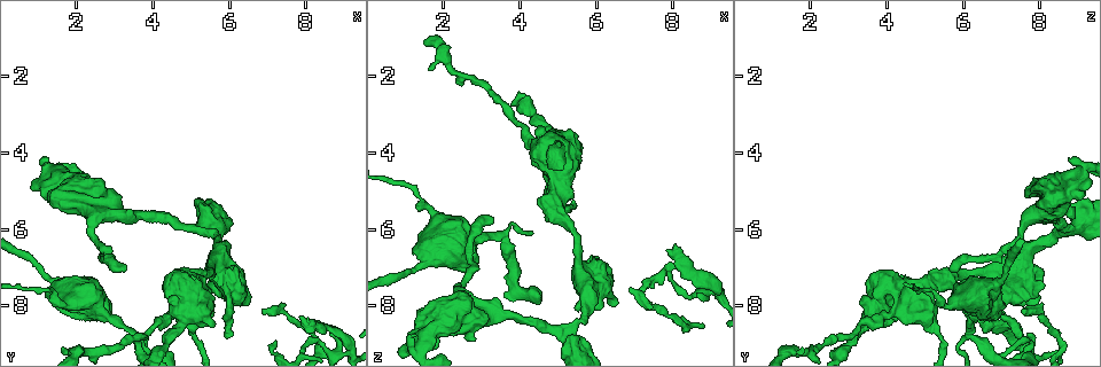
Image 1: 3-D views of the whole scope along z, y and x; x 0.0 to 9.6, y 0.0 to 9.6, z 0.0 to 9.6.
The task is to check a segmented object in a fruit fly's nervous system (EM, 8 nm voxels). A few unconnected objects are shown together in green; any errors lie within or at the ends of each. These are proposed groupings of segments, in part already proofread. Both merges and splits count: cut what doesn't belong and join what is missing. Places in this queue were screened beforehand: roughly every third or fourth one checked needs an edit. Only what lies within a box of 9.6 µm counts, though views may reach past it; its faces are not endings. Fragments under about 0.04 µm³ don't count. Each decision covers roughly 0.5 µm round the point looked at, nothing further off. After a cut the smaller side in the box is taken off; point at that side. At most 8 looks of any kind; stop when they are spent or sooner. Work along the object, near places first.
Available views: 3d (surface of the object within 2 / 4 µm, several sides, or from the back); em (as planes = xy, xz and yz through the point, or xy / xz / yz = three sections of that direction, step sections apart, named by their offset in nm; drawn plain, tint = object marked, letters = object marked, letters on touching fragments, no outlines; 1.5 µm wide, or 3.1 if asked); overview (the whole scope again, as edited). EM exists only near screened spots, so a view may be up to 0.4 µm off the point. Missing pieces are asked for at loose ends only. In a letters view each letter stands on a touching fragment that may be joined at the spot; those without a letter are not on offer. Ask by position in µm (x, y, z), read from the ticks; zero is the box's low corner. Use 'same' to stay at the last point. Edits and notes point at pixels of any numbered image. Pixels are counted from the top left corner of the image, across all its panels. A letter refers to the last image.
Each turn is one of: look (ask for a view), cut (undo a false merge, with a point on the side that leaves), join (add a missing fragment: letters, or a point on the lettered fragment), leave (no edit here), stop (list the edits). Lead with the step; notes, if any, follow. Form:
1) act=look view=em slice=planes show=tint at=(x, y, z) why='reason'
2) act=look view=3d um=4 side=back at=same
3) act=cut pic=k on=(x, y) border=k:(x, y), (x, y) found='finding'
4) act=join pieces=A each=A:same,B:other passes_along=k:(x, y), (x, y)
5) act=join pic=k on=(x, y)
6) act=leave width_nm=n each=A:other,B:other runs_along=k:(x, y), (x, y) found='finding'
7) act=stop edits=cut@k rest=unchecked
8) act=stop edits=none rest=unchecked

act=look view=3d um=2 at=(4.95, 6.05, 8.55) why='branch point'

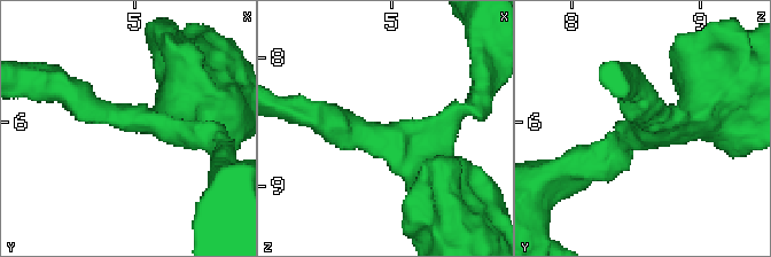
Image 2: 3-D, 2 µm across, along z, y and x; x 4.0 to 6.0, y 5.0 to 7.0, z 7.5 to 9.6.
act=look view=em slice=yz step=4 show=tint at=(4.96, 5.98, 8.62)

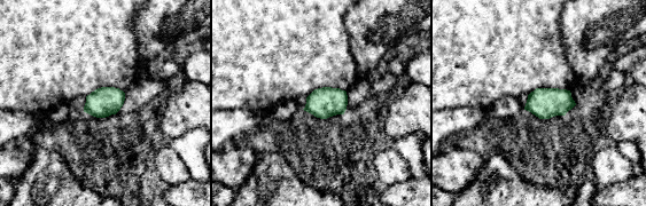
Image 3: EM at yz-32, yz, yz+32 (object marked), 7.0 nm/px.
act=look view=em slice=xz step=4 show=letters at=same

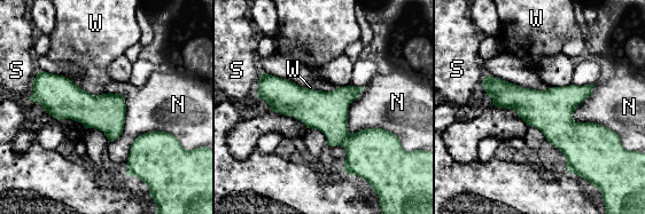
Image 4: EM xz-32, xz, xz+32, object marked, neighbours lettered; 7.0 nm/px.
act=leave each=N:other,S:other,W:other runs_along=4:(261, 82), (346, 139), (386, 134) found='continuous, no second neuron'

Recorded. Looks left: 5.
act=look view=em slice=planes show=letters at=(3.50, 8.70, 6.20) why='a fork'

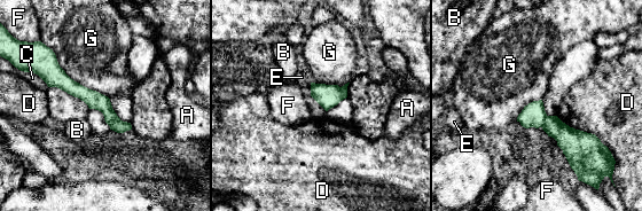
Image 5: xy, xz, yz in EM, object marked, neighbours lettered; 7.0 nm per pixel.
act=cut pic=5 on=(572, 141) width_nm=120 each=A:other,B:other,C:other,D:other,E:other,F:other,G:other border=5:(547, 116), (541, 126) found='two neurons meet here'

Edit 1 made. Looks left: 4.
act=look view=overview why='redraw'

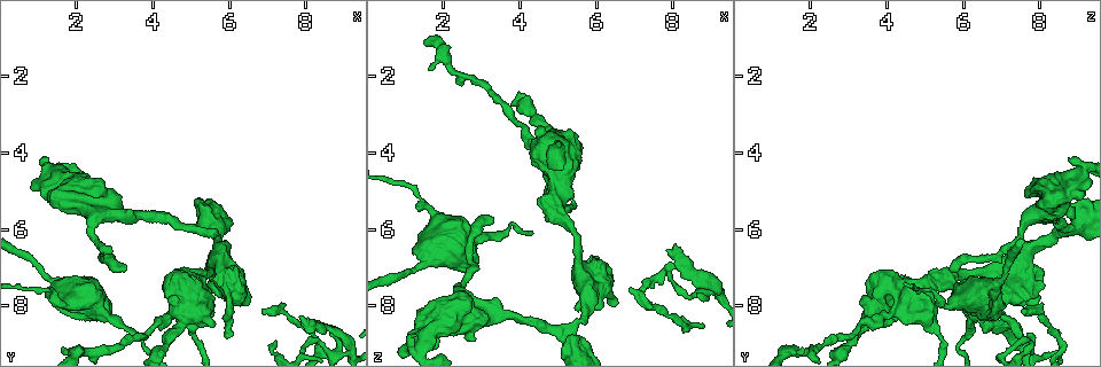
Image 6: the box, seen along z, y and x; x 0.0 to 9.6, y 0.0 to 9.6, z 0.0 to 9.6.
act=look view=3d um=2 at=(5.95, 8.90, 7.50) why='free end'

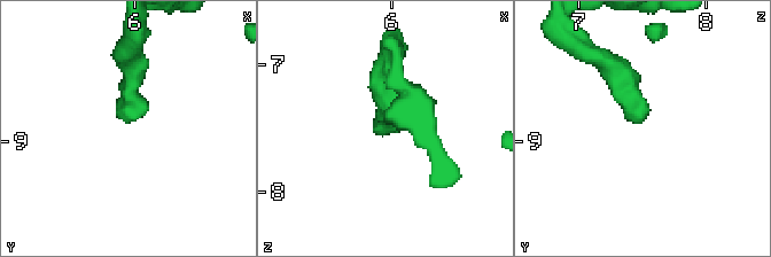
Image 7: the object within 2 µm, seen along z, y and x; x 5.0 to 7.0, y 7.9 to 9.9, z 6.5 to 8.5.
act=look view=em slice=yz step=4 show=letters at=(5.94, 8.84, 7.52) why='need the tissue'

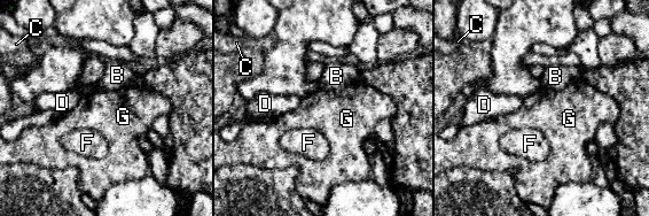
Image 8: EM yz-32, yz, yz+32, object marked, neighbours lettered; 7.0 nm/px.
act=look view=em slice=planes show=letters at=same

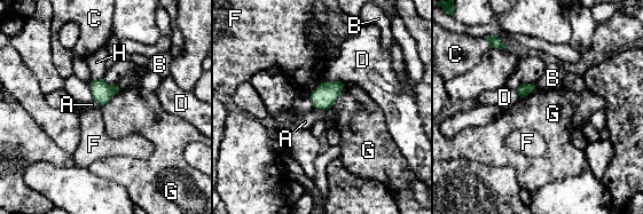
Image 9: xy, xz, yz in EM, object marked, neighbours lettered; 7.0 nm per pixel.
act=leave width_nm=150 each=A:other,B:other,C:other,D:other,F:other,G:other,H:other border=9:(313, 106), (324, 111) found='no lettered fragment goes on from it'

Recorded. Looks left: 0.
act=stop edits=cut@5 rest=unchecked

